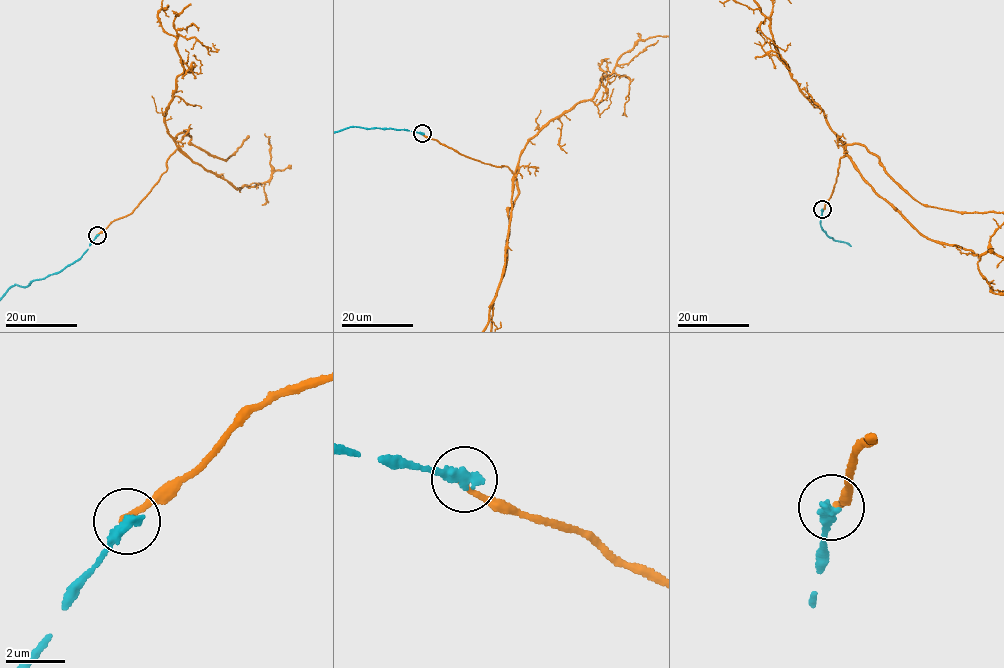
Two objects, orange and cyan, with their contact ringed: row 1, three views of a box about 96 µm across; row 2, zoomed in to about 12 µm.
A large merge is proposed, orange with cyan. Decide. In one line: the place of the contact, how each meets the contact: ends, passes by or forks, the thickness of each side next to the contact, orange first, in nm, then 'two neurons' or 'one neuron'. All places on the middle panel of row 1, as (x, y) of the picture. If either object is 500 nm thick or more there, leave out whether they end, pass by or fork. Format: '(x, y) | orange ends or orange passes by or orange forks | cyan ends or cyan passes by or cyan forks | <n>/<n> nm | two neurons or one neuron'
(422, 133) | orange ends | cyan ends | 190/360 nm | two neurons

